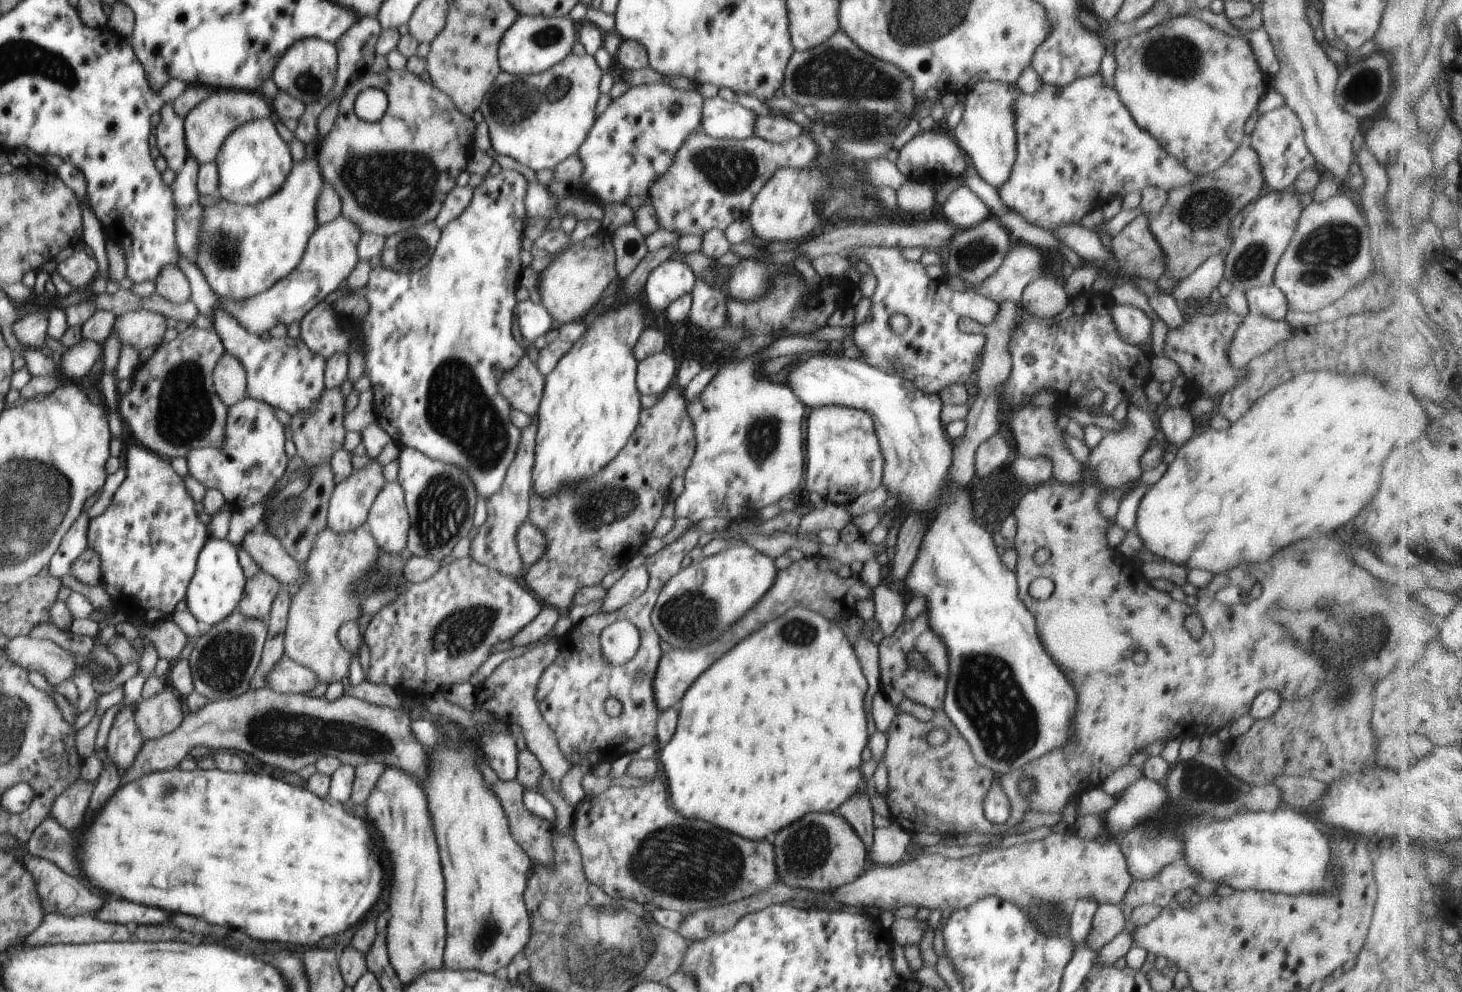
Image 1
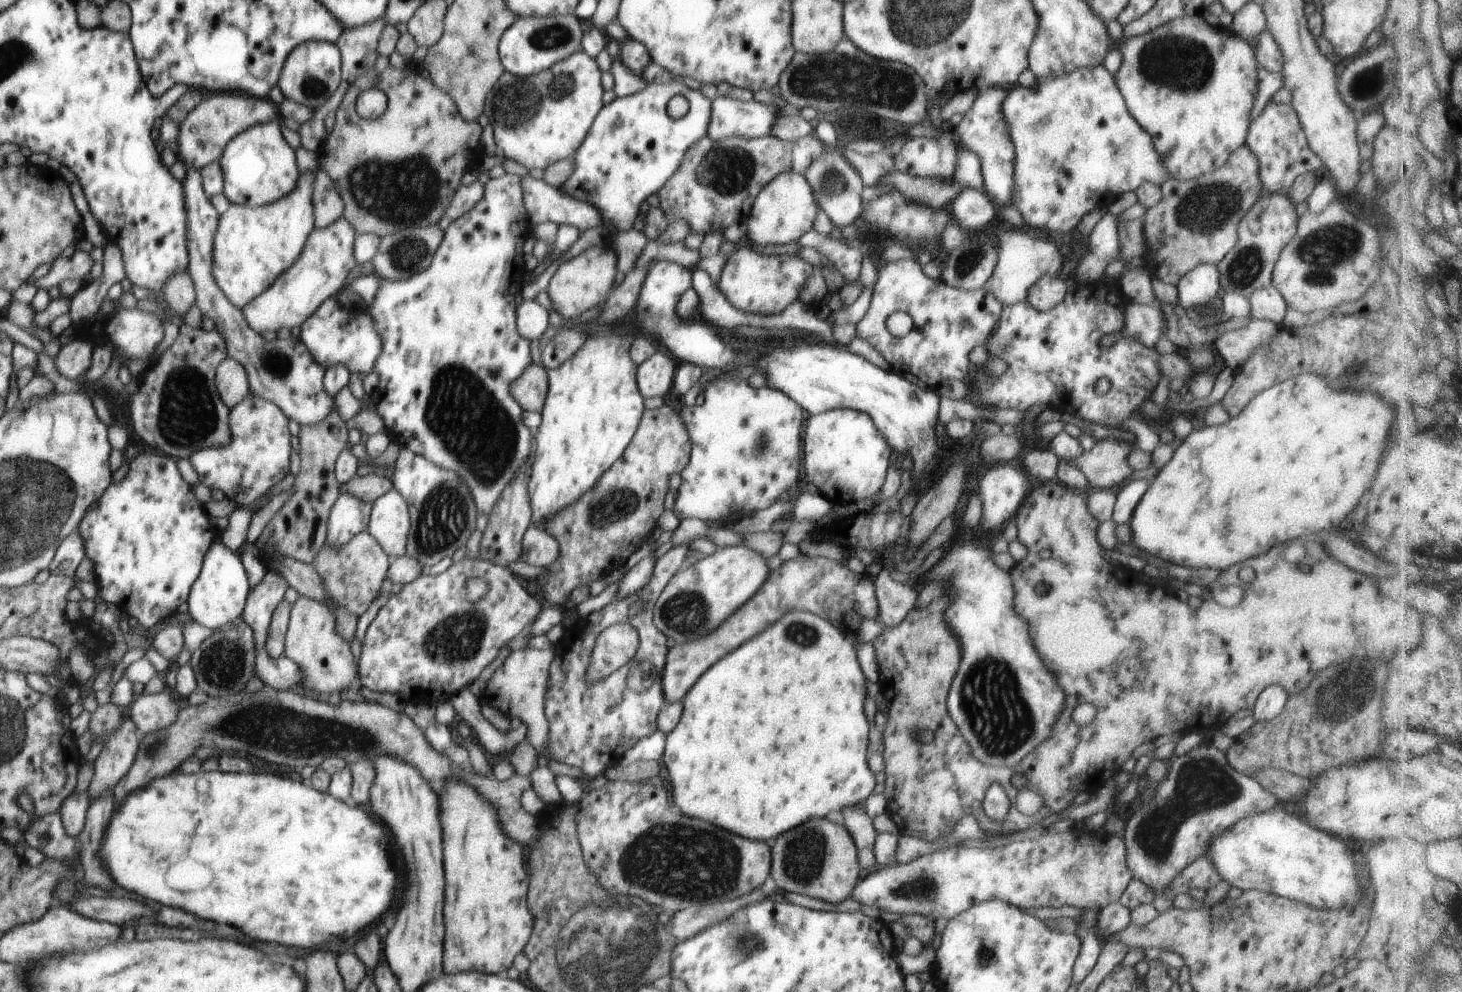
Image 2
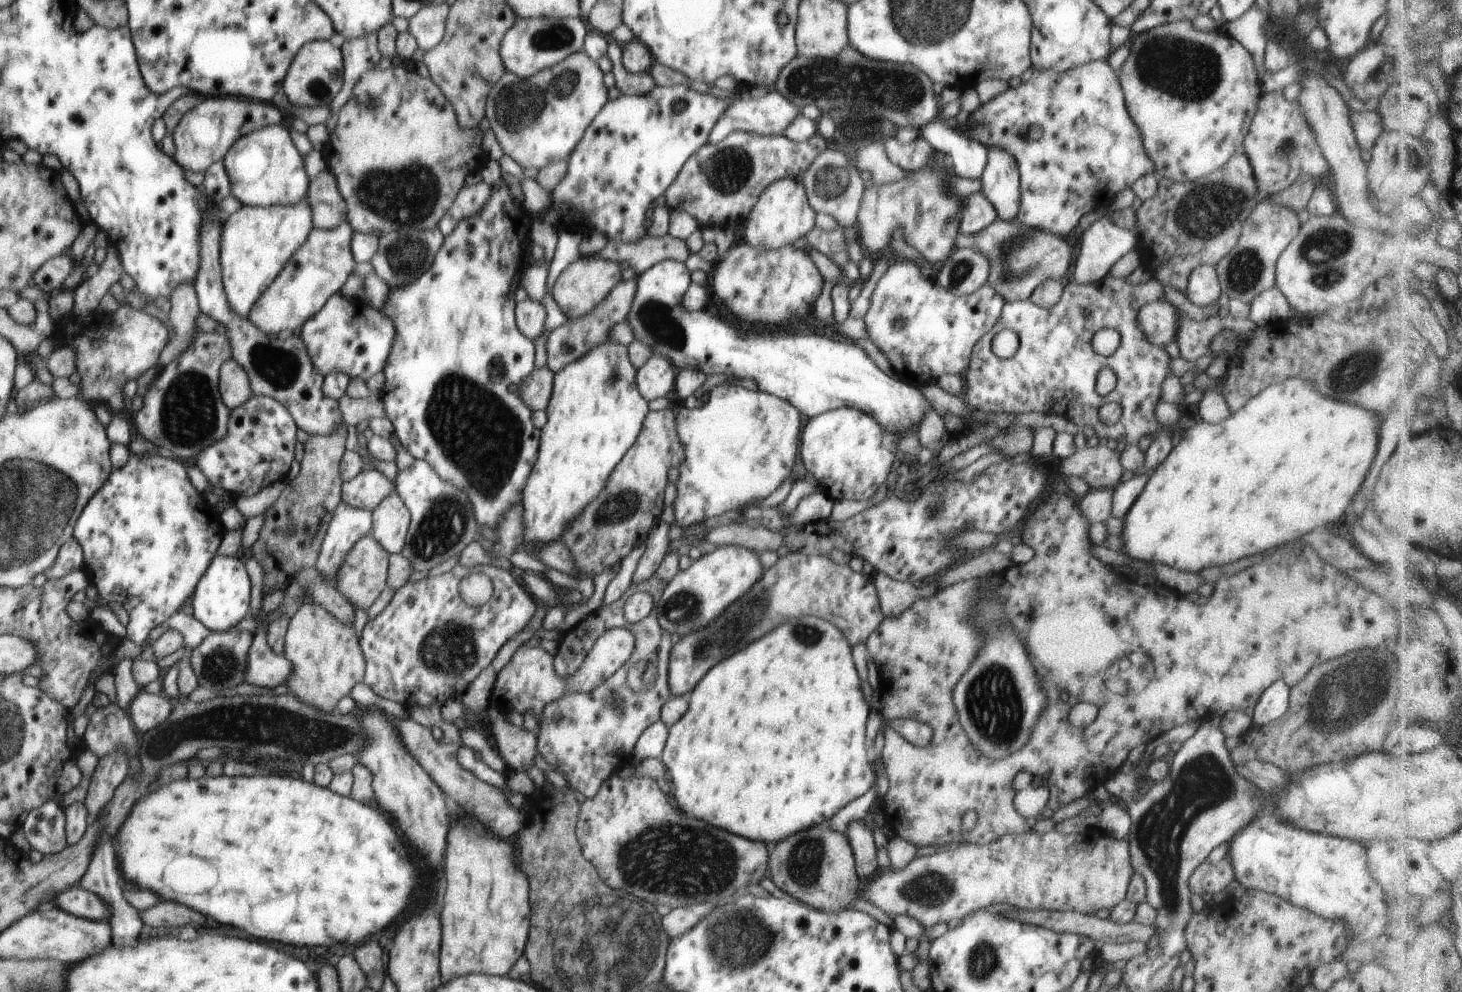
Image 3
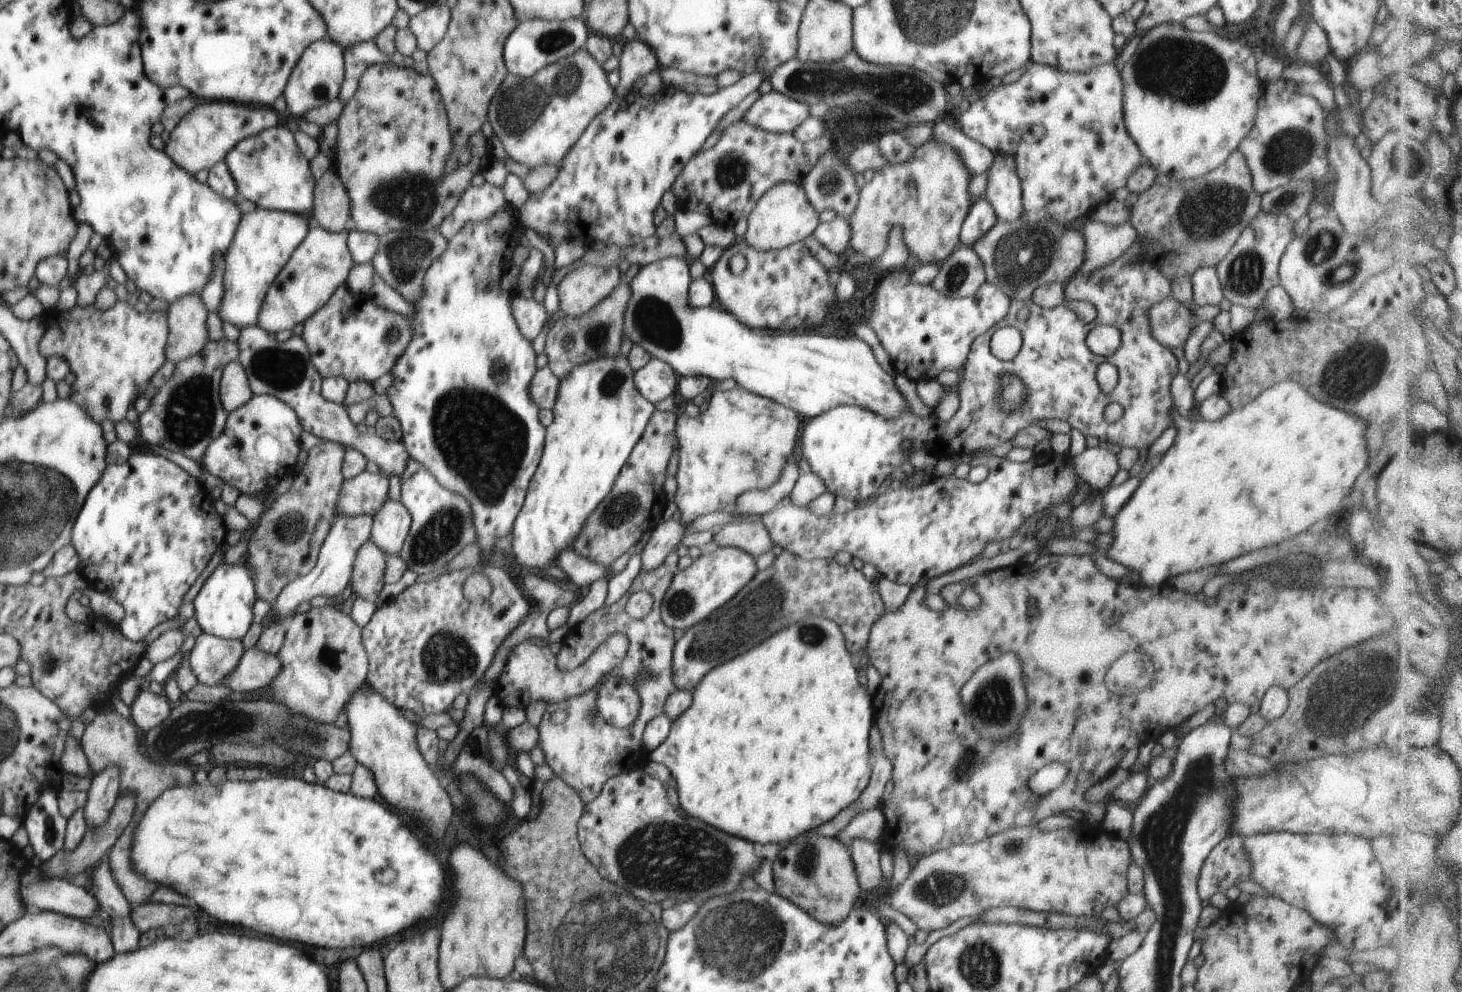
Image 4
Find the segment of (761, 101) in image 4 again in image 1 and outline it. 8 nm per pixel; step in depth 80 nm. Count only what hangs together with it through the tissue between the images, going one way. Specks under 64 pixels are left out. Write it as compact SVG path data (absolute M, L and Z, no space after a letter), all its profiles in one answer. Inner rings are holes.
M708 98L702 108L701 130L714 139L746 139L754 137L756 118L753 110L738 102Z

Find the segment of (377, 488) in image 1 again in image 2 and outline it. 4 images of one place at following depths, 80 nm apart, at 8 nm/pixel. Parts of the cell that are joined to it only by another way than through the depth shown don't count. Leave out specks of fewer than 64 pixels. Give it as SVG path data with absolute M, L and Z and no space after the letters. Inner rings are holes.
M341 491L327 521L325 543L344 548L344 544L348 544L360 532L367 531L372 506L371 502L362 502L360 498Z

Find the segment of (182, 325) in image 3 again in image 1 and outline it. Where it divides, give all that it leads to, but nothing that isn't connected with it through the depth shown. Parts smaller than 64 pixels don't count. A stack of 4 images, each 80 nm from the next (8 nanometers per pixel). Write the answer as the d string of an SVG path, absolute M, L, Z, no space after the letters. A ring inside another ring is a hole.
M164 266L161 276L156 281L159 296L174 304L191 301L191 289L185 274L177 266Z

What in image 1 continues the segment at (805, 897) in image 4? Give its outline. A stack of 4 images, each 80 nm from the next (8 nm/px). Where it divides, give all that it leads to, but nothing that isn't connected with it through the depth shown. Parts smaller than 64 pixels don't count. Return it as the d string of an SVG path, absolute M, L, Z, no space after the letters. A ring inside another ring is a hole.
M810 813L776 834L774 862L780 882L790 888L830 892L854 882L869 865L866 846L854 828L832 813Z

